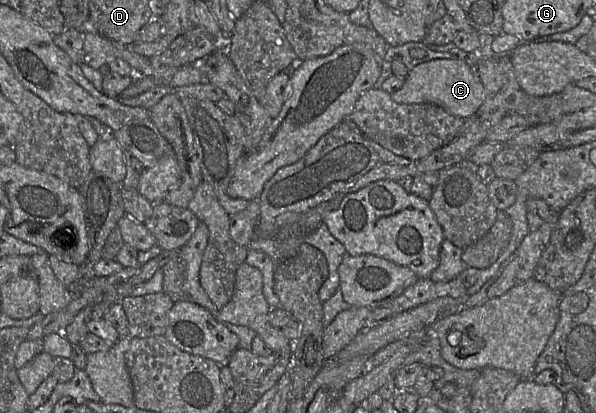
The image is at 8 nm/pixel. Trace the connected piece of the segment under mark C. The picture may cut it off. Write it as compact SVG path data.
M455 58L436 59L416 65L407 75L403 86L390 95L397 103L435 104L465 119L473 115L483 103L484 87L471 63Z

